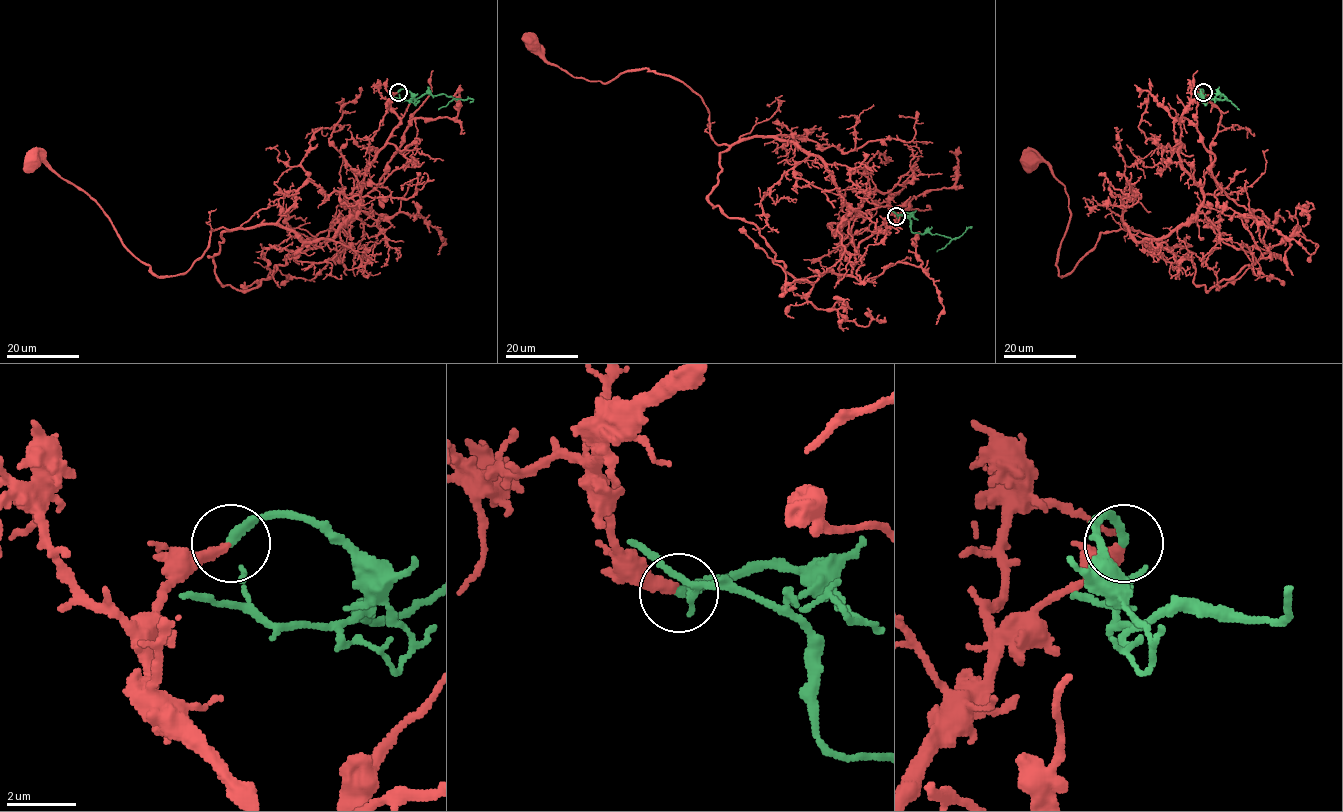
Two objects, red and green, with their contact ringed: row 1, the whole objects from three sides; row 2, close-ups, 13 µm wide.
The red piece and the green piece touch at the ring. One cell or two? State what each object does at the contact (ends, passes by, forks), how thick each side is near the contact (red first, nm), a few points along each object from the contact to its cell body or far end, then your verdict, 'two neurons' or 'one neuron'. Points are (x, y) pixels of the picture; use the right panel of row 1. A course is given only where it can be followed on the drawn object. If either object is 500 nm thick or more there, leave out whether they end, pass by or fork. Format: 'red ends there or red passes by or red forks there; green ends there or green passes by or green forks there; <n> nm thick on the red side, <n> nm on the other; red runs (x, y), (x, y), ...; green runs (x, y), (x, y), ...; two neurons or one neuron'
red ends there; green passes by; 320 nm thick on the red side, 170 nm on the other; red runs (1203, 91), (1178, 153), (1198, 213), (1158, 239), (1102, 232), (1066, 276), (1066, 188), (1026, 159); green runs (1203, 91), (1206, 100), (1220, 100), (1220, 93), (1226, 98), (1215, 99), (1215, 102); one neuron

